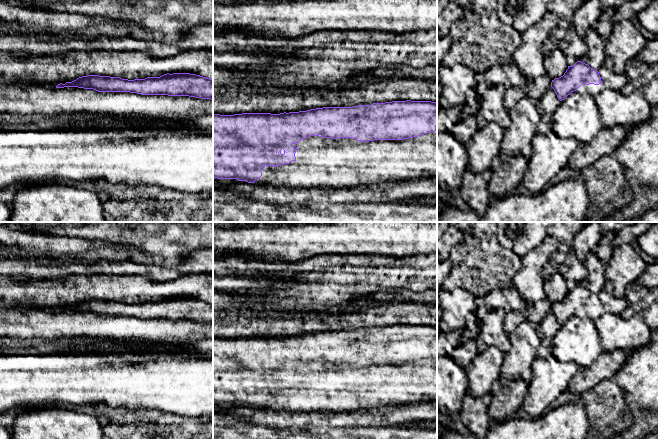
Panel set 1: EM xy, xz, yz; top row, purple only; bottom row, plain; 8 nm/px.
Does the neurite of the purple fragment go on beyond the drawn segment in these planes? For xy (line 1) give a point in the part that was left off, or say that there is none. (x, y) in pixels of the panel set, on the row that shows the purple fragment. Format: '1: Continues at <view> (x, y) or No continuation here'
1: No continuation here

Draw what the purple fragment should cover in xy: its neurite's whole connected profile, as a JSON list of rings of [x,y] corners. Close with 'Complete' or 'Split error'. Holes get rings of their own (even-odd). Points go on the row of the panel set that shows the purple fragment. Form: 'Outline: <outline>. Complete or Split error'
Outline: [[[190,73],[164,74],[145,79],[87,75],[72,82],[58,84],[56,88],[78,87],[98,92],[130,92],[141,95],[189,96],[213,100],[213,80]]]. Complete

